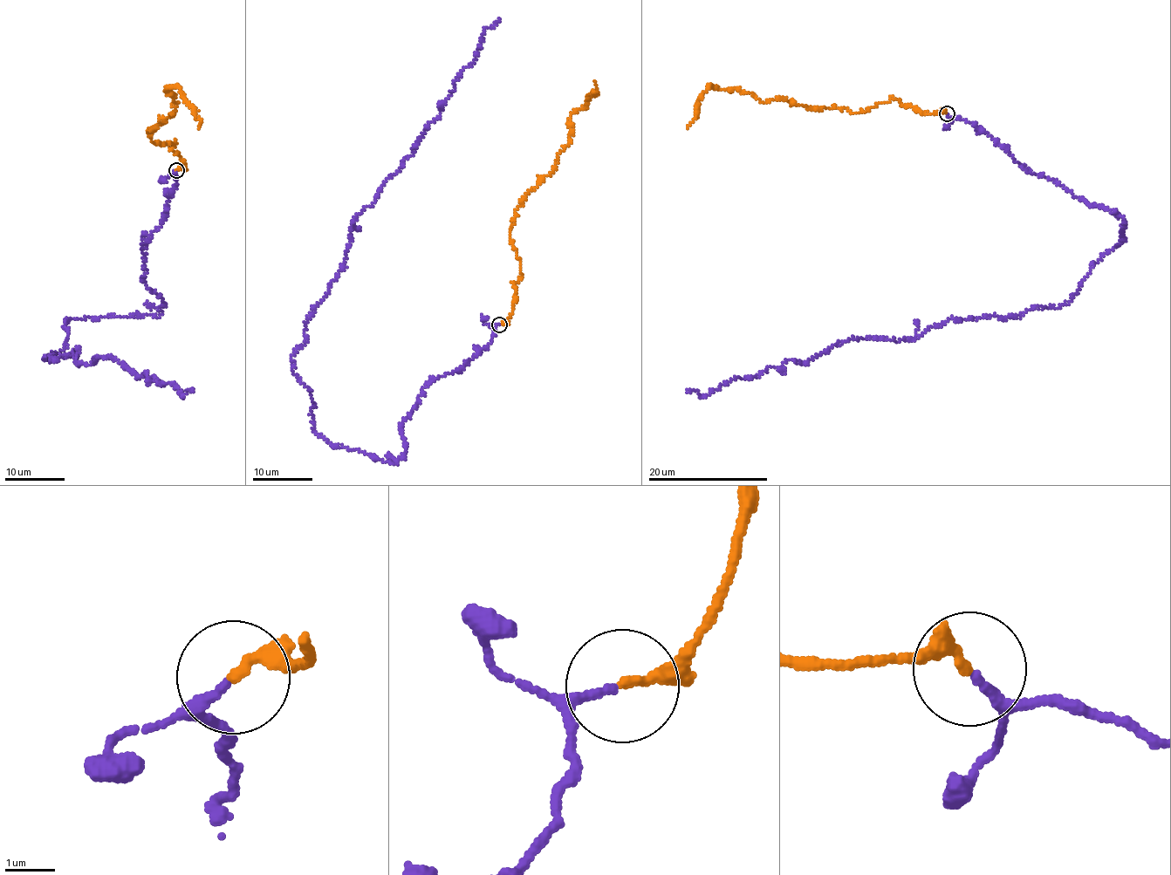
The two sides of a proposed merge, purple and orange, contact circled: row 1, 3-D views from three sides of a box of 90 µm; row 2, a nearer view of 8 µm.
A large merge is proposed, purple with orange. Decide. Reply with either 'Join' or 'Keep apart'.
Join

